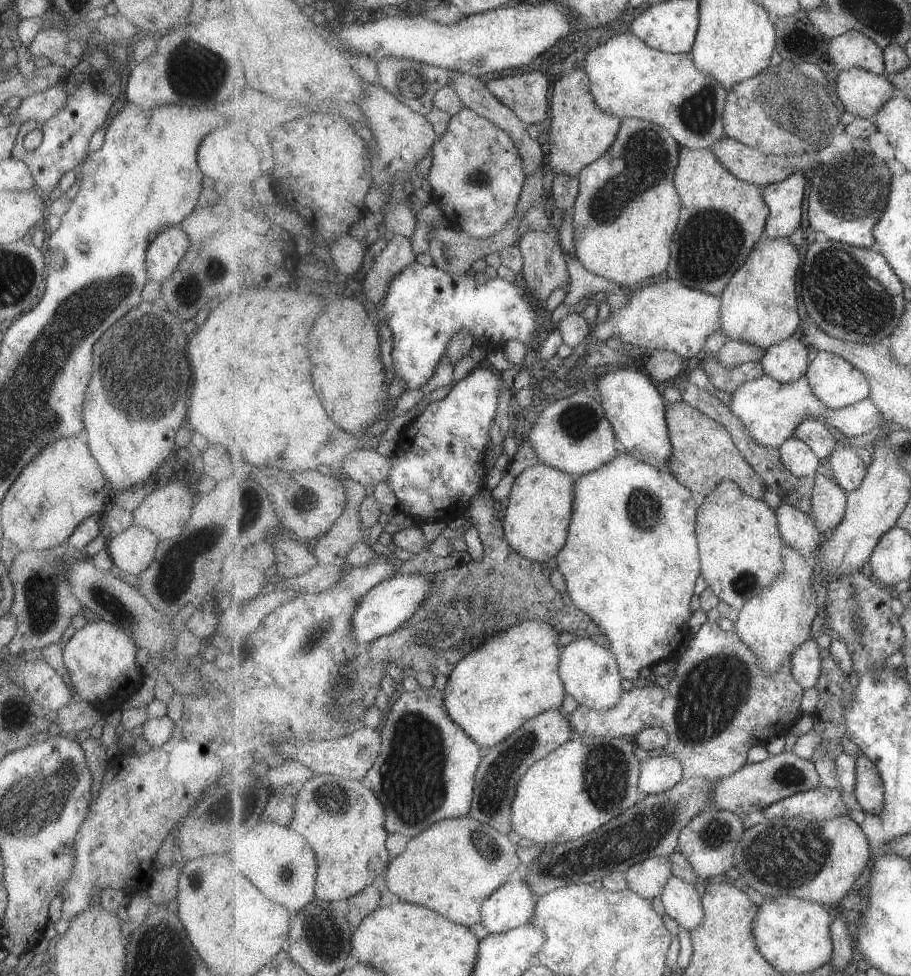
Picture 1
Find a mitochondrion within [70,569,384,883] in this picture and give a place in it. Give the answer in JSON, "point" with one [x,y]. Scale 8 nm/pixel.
{"point":[337,801]}

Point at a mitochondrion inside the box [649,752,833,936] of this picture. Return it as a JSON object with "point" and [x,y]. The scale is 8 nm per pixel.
{"point":[715,834]}

